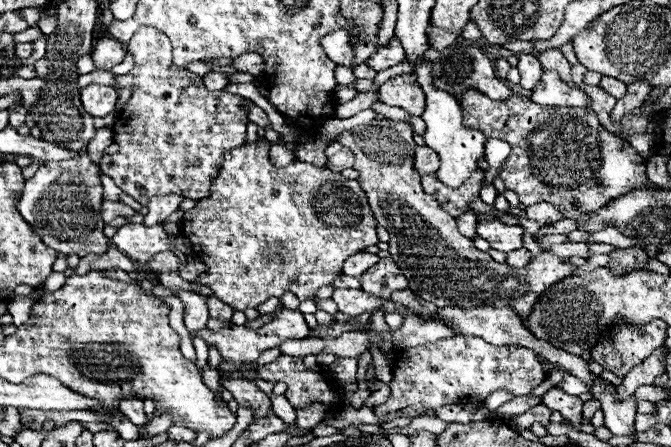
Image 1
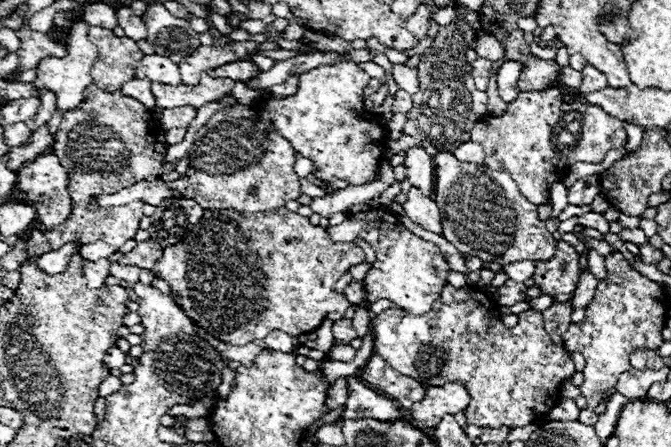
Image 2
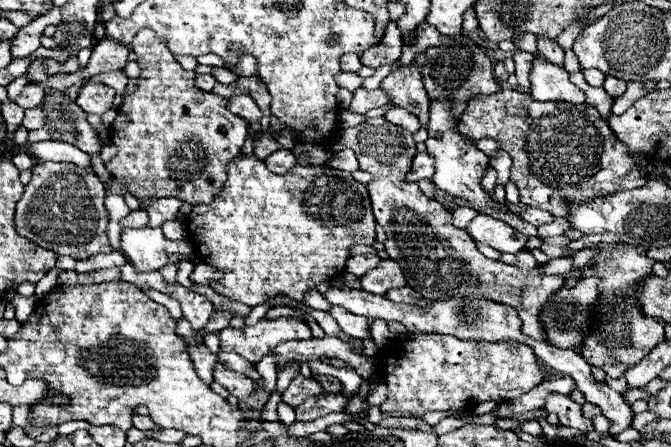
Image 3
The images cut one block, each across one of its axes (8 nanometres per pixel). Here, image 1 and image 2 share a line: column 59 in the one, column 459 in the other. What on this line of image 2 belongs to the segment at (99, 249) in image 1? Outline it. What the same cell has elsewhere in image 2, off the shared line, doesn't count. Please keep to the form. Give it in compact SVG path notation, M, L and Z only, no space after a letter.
M440 152L434 156L436 164L436 190L434 200L442 212L442 236L462 254L478 256L486 262L510 264L516 260L548 260L556 250L554 236L546 230L544 222L538 218L536 206L530 204L518 190L516 182L508 172L490 170L488 166L472 166L470 162L456 160L450 152Z

